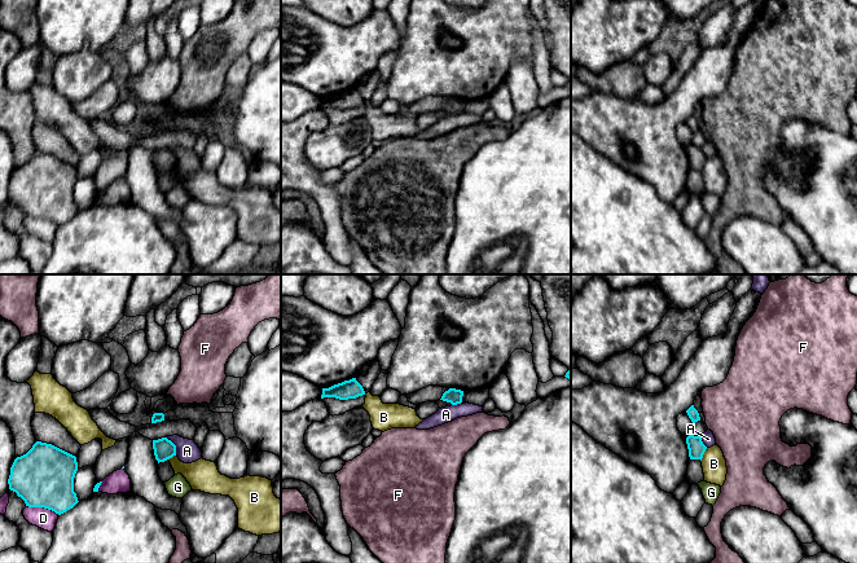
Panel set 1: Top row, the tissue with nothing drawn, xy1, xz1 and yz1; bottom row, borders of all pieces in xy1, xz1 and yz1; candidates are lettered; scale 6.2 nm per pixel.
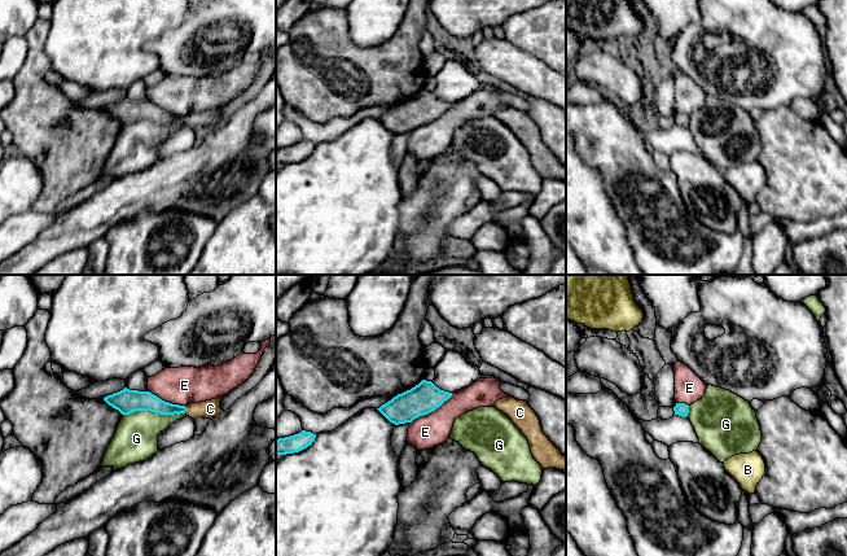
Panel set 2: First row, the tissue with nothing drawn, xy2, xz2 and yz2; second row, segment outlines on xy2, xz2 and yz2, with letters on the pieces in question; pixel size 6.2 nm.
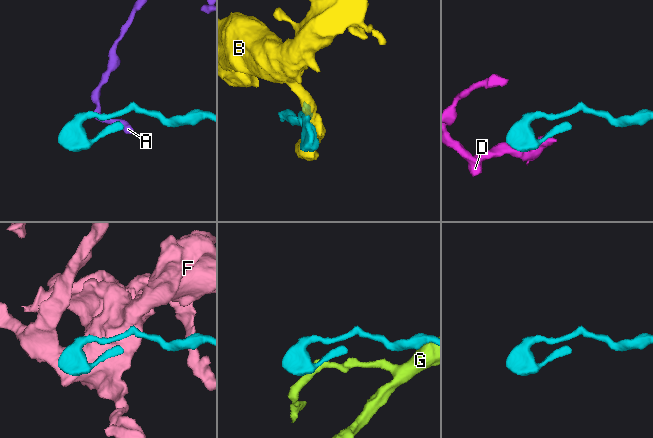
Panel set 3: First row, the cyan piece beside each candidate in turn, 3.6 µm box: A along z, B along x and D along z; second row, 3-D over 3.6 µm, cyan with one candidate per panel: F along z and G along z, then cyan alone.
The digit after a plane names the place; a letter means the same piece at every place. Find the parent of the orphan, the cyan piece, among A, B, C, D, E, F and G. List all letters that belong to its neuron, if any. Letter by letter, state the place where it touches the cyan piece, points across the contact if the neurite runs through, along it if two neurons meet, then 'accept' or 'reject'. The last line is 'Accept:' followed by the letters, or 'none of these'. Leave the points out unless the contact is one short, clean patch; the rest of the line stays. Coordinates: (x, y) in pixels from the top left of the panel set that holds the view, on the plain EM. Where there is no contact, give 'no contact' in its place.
A: xy1 (175, 155) | along xy1 (166, 146), (175, 155), (176, 165) | reject
B: yz1 (703, 163) | reject
C: xy2 (185, 119) | across xy2 (146, 110), (166, 118), (185, 119), (210, 118) | accept
D: xy1 (43, 216) | reject
E: xz2 (431, 121) | reject
F: xy1 (154, 123) | reject
G: xy2 (153, 121) | reject
Accept: C

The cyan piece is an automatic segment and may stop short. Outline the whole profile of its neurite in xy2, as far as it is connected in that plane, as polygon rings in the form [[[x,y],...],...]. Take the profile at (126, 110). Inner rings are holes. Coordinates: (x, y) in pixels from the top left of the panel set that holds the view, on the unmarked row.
[[[124,97],[118,102],[105,106],[104,110],[113,118],[118,119],[122,124],[130,124],[136,121],[150,121],[171,126],[175,123],[185,123],[196,130],[198,127],[211,128],[221,124],[224,122],[220,118],[221,108],[223,106],[201,113],[179,115],[164,111],[150,101],[130,100]]]

